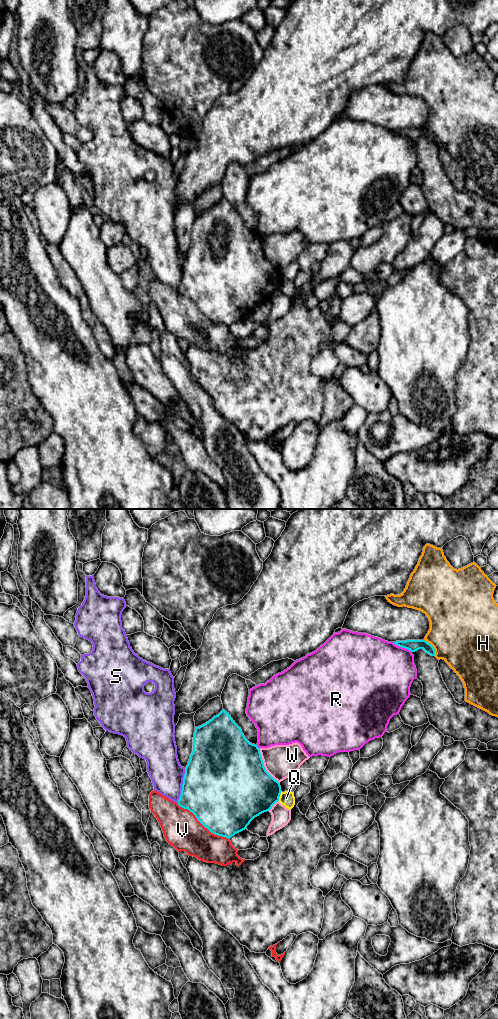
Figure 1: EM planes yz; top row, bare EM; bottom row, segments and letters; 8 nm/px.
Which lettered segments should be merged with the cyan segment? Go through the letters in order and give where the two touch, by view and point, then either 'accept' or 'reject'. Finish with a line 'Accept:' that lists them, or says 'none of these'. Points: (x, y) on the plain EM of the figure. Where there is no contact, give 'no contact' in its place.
H: meets cyan in yz at (433, 135); reject
Q: meets cyan in yz at (279, 284); reject
R: meets cyan in yz at (402, 135); reject
S: meets cyan in yz at (182, 273); reject
V: meets cyan in yz at (203, 313); reject
W: meets cyan in yz at (263, 254); reject
Accept: none of these

